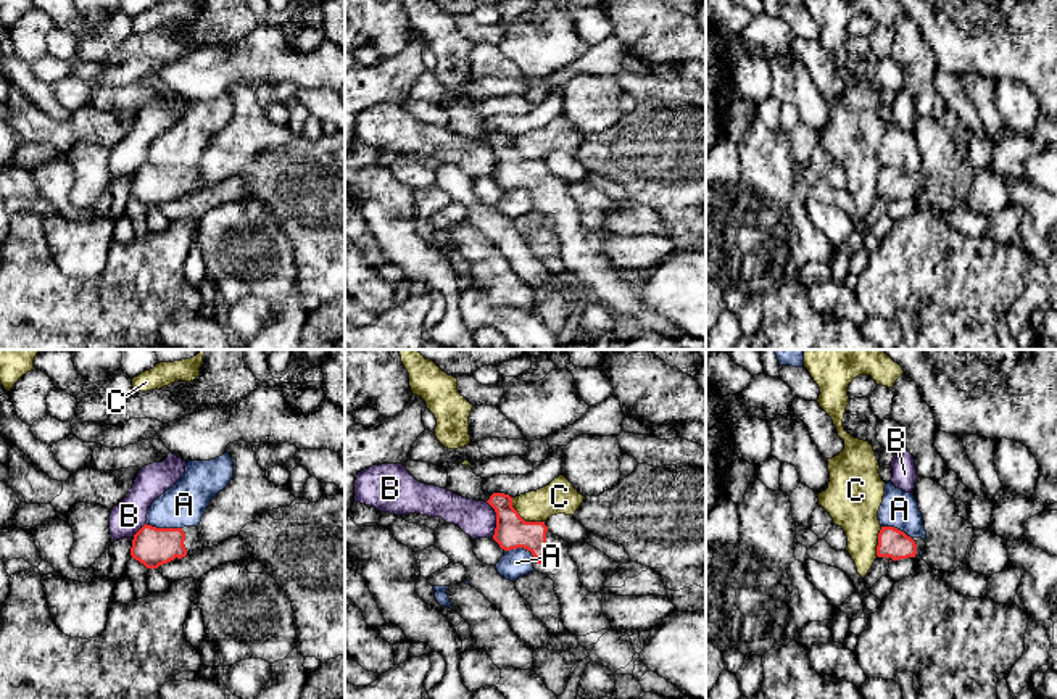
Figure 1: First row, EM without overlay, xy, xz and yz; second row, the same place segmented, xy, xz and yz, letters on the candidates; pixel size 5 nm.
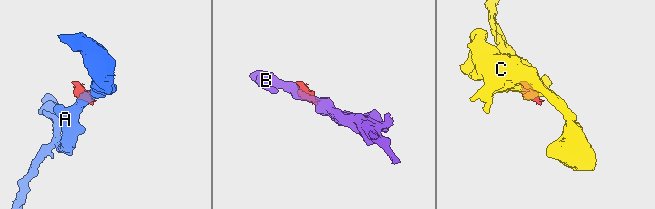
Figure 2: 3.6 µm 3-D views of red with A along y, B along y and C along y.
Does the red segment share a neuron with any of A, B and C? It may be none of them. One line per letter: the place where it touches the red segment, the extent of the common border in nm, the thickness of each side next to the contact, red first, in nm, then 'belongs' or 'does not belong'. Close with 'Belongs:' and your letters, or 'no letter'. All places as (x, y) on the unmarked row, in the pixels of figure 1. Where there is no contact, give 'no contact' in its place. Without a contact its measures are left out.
A: meets red in xy at (163, 168); contact 190 nm long; 200 nm thick on the red side, 220 nm on the other; does not belong
B: meets red in xz at (497, 158); contact 190 nm long; 170 nm thick on the red side, 190 nm on the other; does not belong
C: meets red in xz at (522, 158); contact 200 nm long; 170 nm thick on the red side, 170 nm on the other; does not belong
Belongs: no letter

